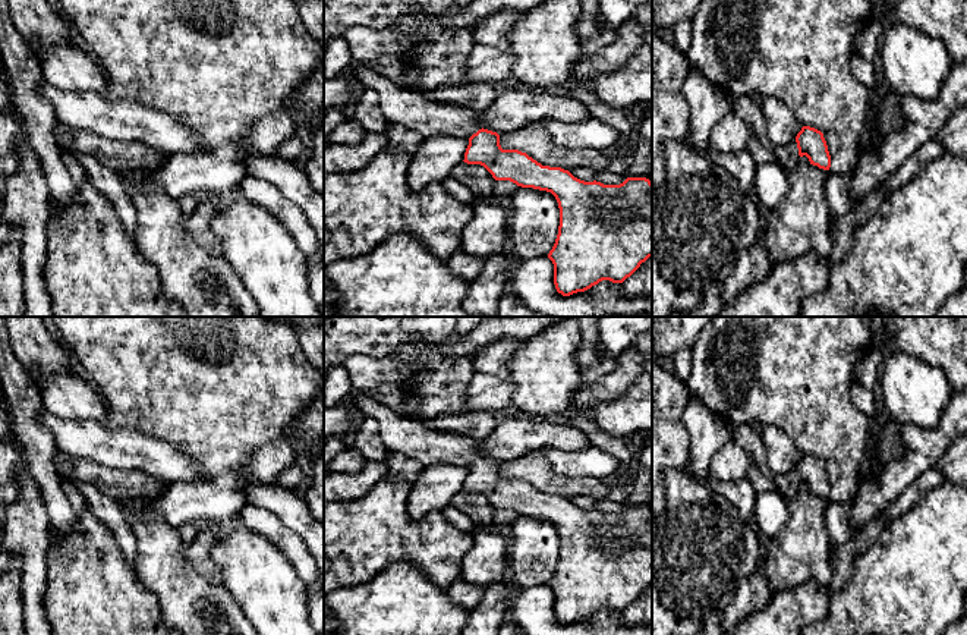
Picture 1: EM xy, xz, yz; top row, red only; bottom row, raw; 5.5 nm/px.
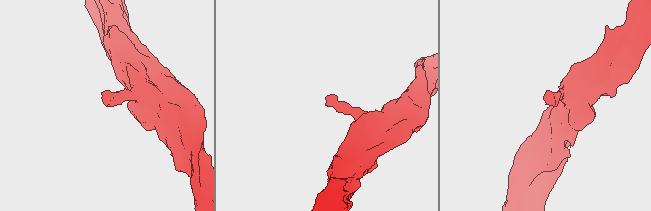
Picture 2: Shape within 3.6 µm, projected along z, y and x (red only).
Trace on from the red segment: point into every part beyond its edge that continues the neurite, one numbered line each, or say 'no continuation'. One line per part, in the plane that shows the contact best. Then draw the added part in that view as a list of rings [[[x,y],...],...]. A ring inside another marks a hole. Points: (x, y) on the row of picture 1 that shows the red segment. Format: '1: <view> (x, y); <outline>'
1: yz (788, 157); [[[793,141],[788,145],[775,147],[774,153],[775,160],[778,160],[787,172],[794,170],[796,166],[799,164],[800,155],[796,141]]]

